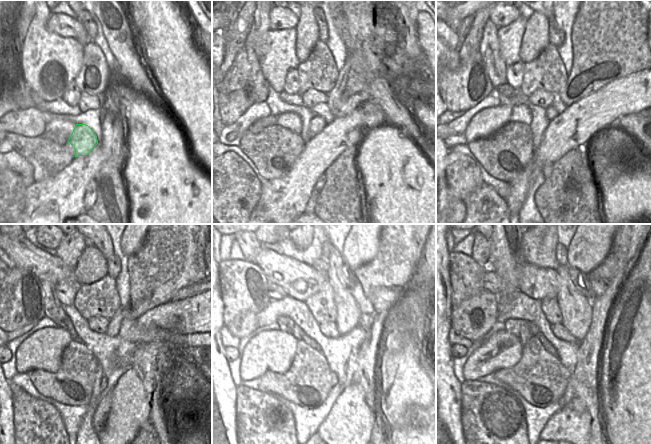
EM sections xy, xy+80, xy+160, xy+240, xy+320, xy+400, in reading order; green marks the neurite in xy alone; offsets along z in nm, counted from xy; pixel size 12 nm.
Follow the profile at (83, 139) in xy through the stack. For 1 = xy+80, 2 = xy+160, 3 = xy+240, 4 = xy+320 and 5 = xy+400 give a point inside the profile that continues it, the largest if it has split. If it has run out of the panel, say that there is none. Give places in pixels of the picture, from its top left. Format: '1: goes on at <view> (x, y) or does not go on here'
1: goes on at xy+80 (317, 123)
2: goes on at xy+160 (551, 112)
3: goes on at xy+240 (115, 323)
4: goes on at xy+320 (348, 312)
5: goes on at xy+400 (576, 309)

